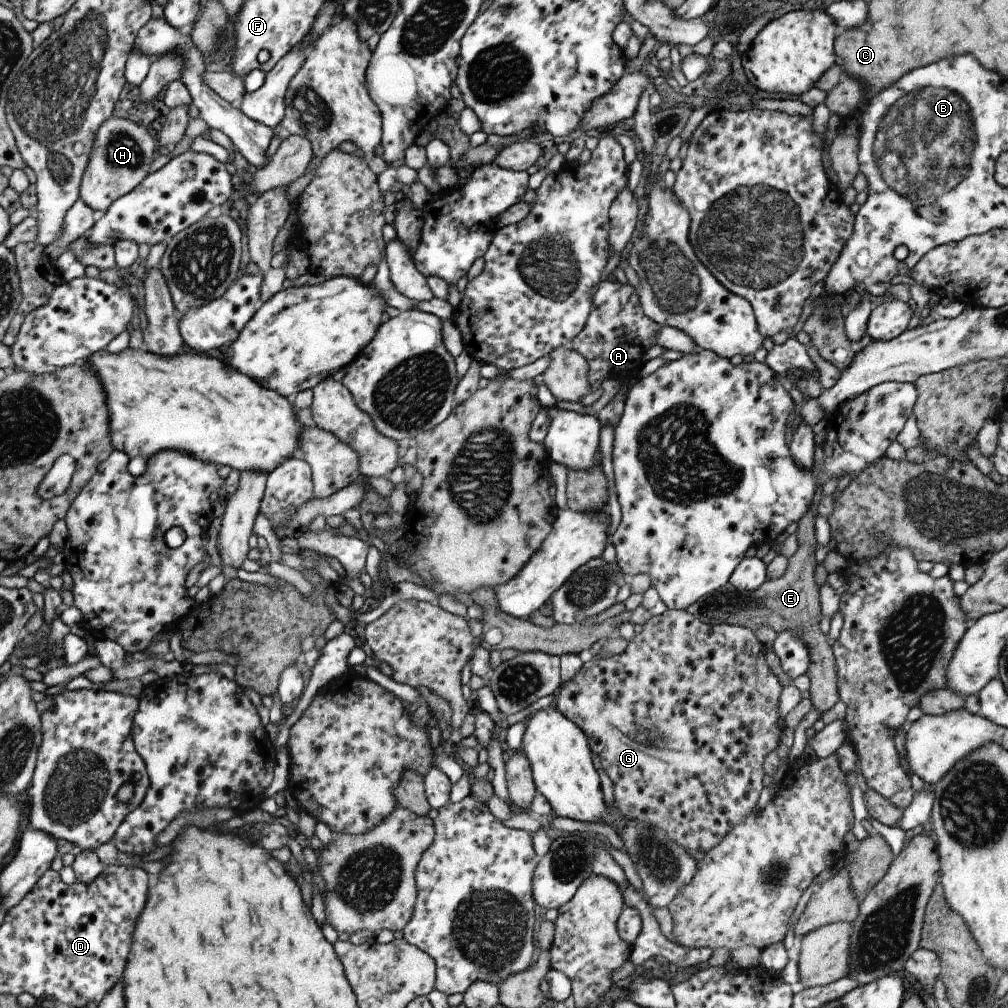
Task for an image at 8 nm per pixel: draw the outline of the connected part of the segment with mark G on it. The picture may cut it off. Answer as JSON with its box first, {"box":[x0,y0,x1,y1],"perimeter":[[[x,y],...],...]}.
{"box":[553,609,784,862],"perimeter":[[[665,609],[659,615],[652,616],[641,626],[641,632],[626,640],[626,647],[621,654],[609,658],[592,658],[581,665],[571,676],[571,680],[561,685],[553,702],[559,714],[574,722],[579,730],[586,734],[589,750],[600,758],[601,766],[609,777],[613,787],[614,805],[619,812],[636,823],[649,823],[663,829],[667,836],[682,846],[696,862],[713,848],[727,831],[754,810],[755,802],[763,788],[763,759],[777,746],[779,734],[784,726],[778,724],[776,702],[781,684],[765,664],[765,648],[757,640],[755,633],[747,627],[719,623],[718,625],[696,619],[685,609]]]}

